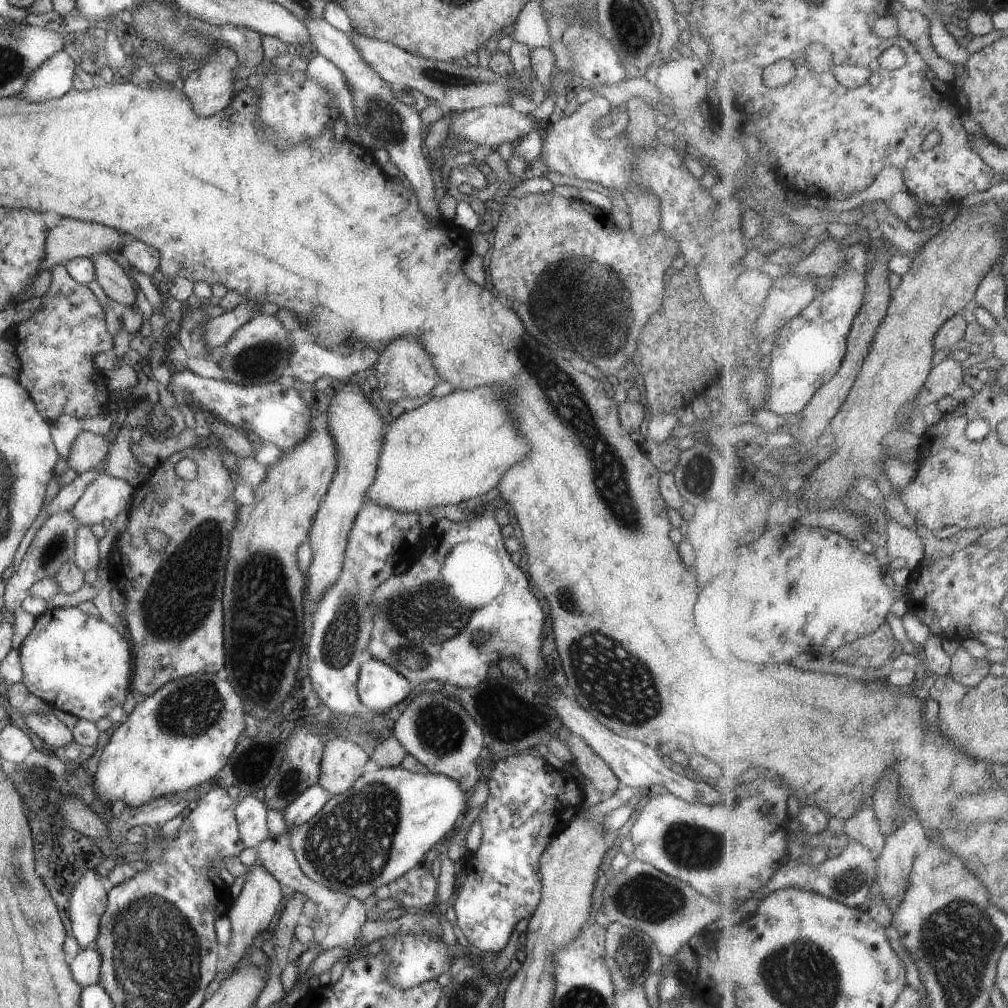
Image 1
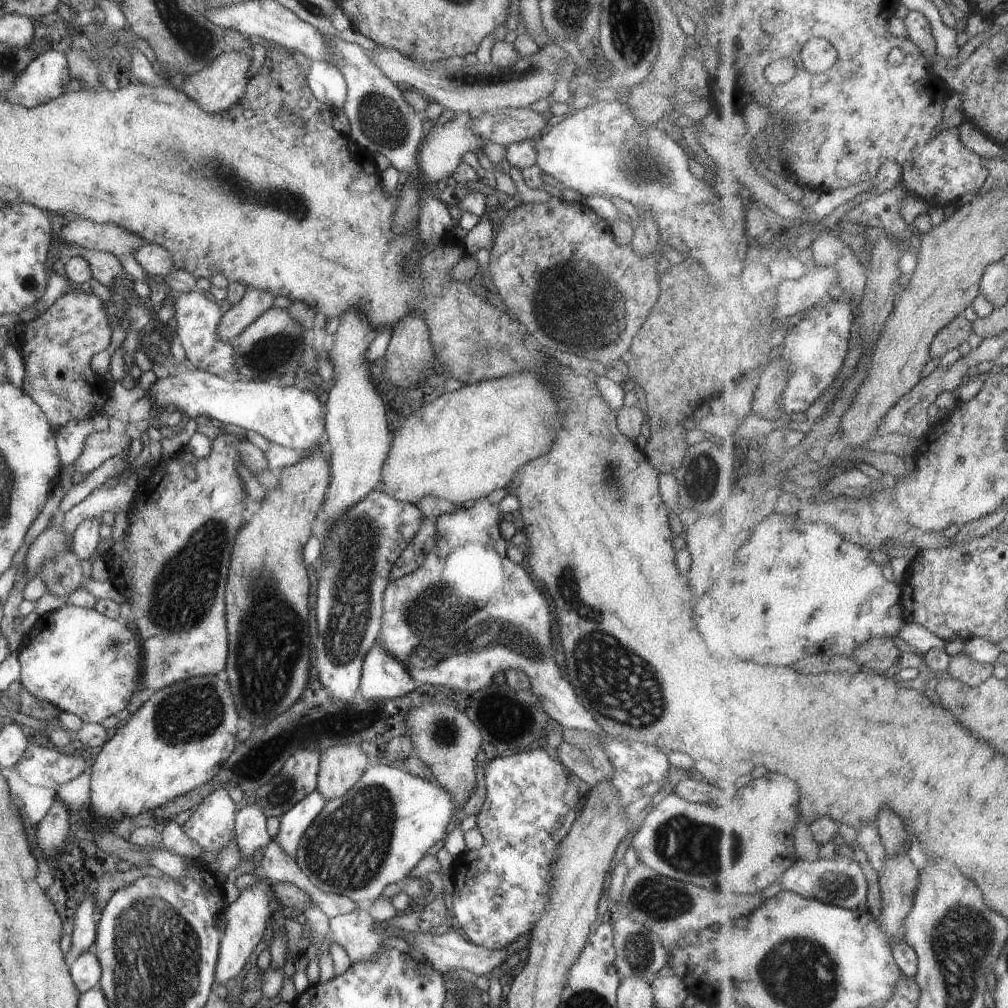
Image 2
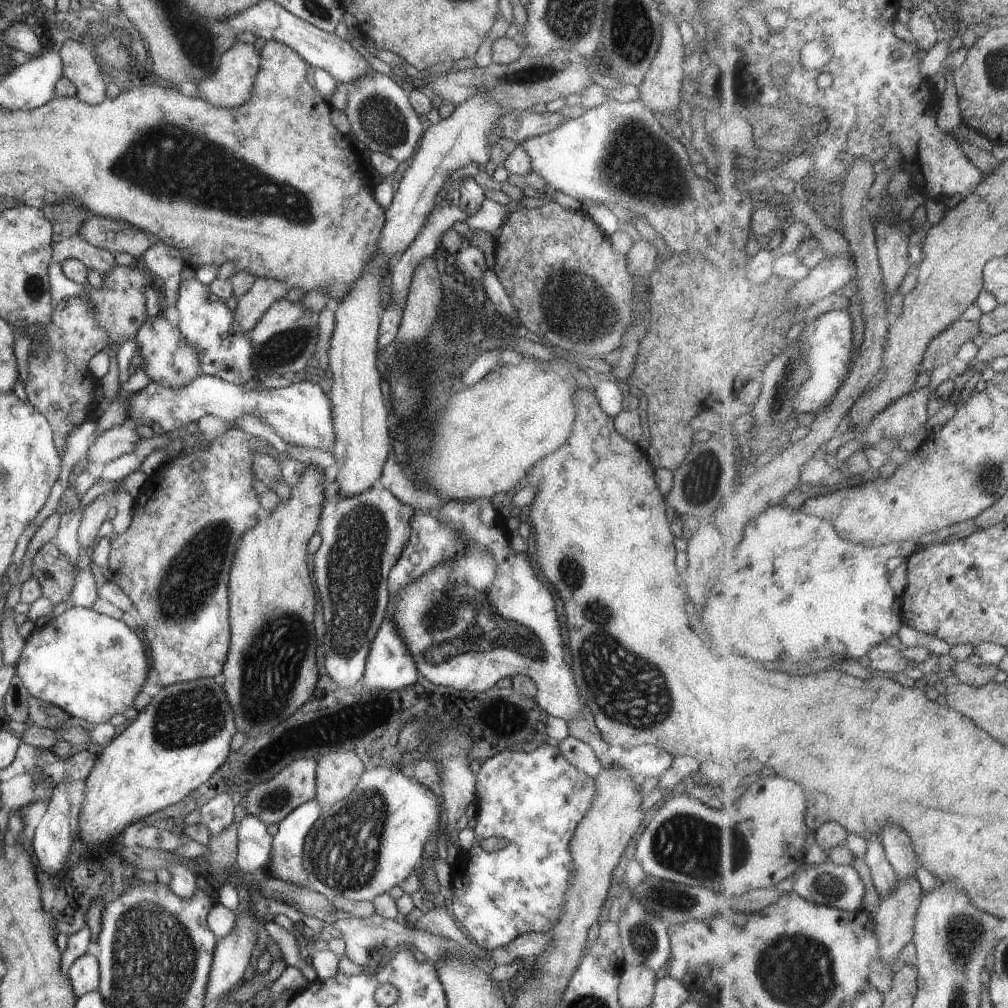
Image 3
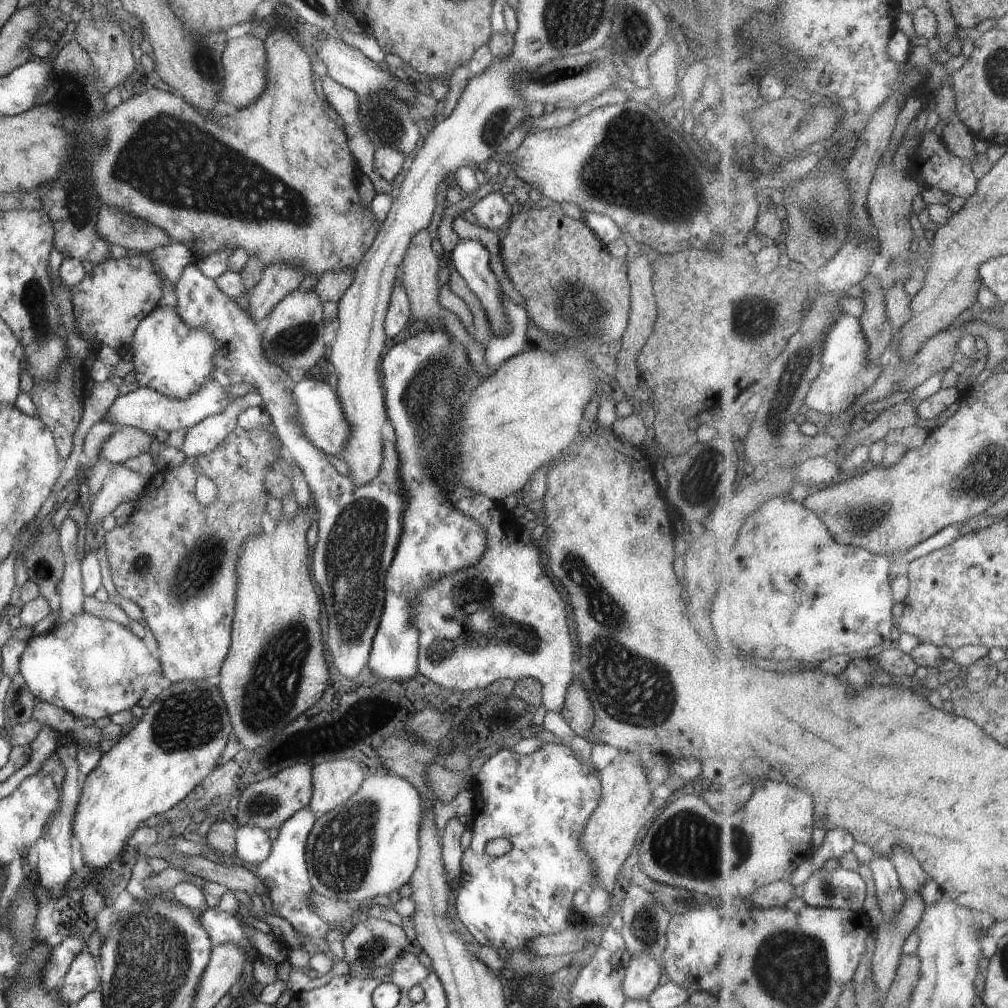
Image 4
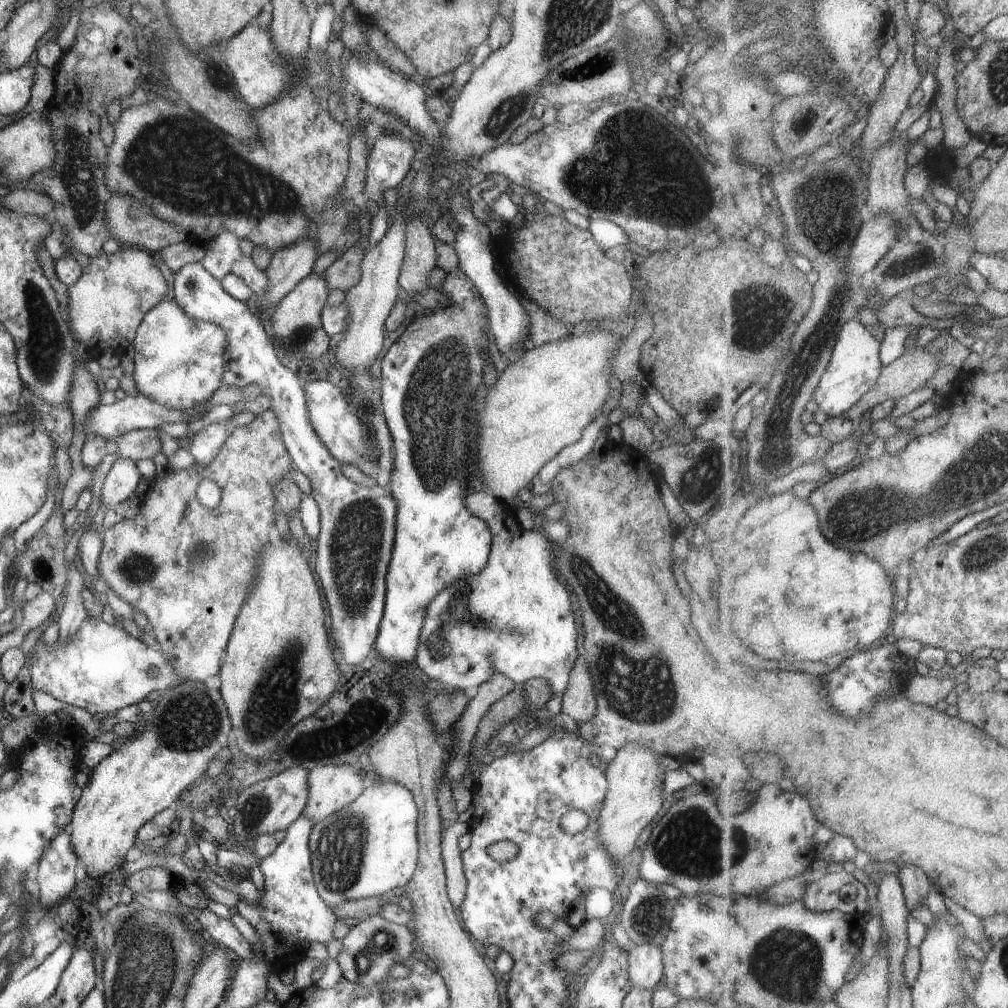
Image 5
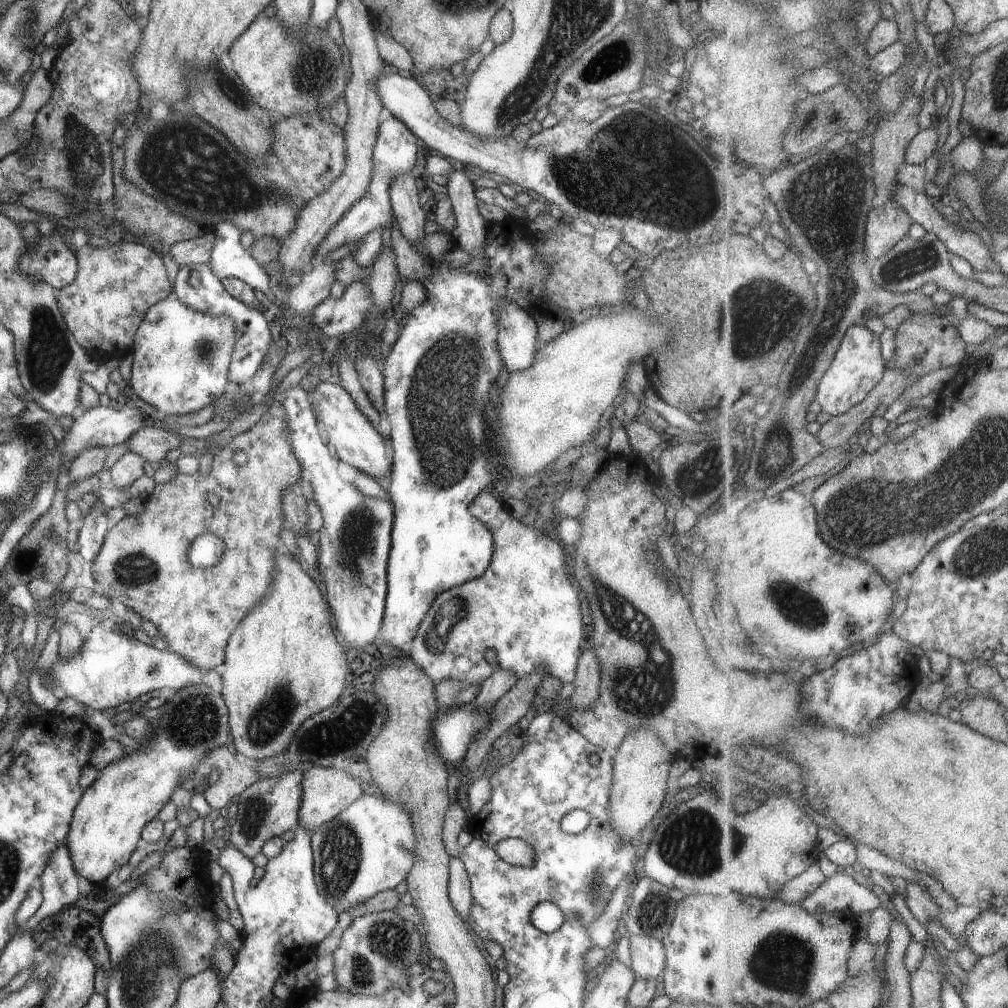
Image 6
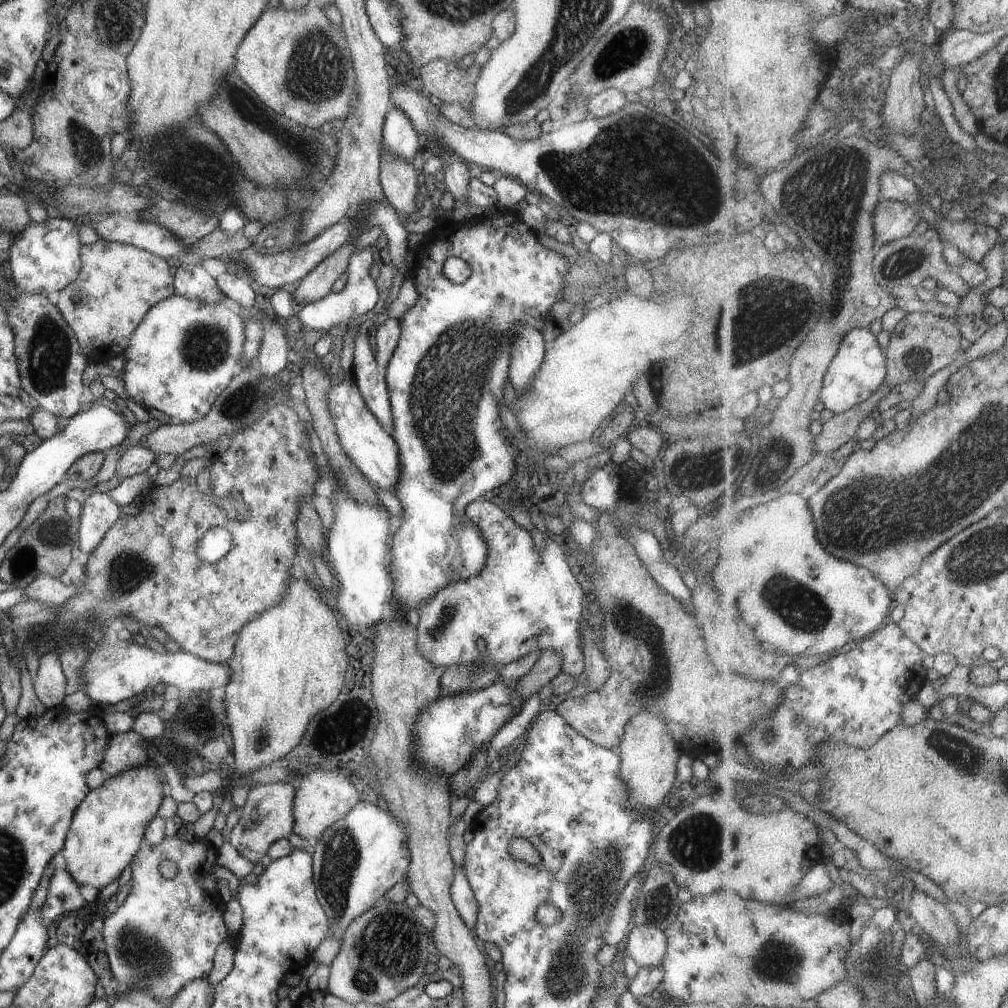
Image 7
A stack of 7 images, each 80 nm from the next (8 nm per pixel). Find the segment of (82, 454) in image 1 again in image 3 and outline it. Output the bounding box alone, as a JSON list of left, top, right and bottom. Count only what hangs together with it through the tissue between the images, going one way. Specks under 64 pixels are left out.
[84,424,141,465]

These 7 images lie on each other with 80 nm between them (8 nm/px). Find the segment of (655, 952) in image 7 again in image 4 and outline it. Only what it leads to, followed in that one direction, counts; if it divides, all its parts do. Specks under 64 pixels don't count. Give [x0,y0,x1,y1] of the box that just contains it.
[622,954,661,999]

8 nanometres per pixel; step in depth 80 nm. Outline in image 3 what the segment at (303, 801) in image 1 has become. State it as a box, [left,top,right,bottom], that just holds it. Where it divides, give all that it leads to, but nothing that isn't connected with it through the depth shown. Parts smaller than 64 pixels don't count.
[258,798,321,887]

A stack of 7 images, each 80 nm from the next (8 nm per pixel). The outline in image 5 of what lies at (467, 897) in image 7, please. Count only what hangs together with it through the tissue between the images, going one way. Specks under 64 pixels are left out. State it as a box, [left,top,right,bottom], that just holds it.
[441,822,468,909]

